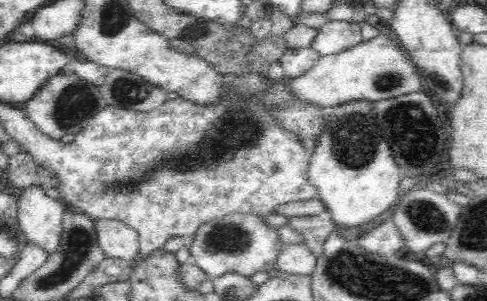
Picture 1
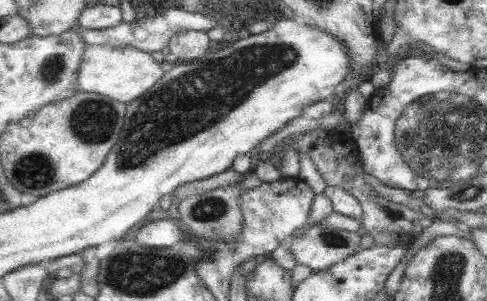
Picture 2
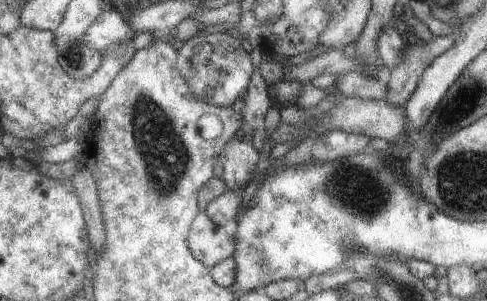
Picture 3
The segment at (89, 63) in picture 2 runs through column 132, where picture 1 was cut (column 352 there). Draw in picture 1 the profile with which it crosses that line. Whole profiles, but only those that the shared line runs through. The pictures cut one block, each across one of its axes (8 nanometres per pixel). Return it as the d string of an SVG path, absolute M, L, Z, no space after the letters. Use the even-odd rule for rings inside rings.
M380 34L370 42L360 42L358 46L344 50L342 54L322 56L312 70L288 82L288 92L294 100L320 110L358 100L368 100L376 104L422 90L424 82L420 78L420 72L410 62L408 54L400 48L400 44L392 42L392 38L386 34Z

